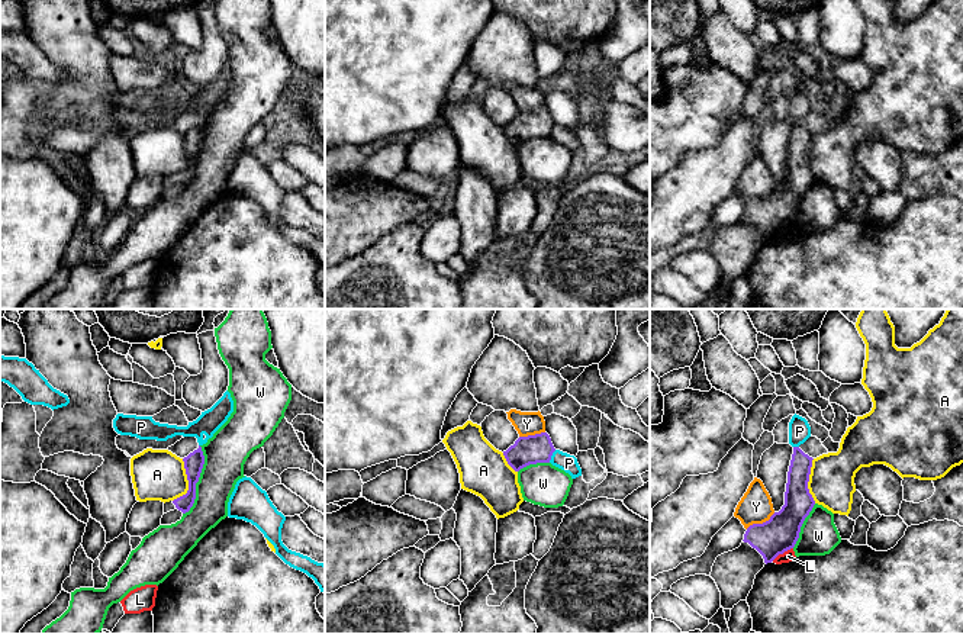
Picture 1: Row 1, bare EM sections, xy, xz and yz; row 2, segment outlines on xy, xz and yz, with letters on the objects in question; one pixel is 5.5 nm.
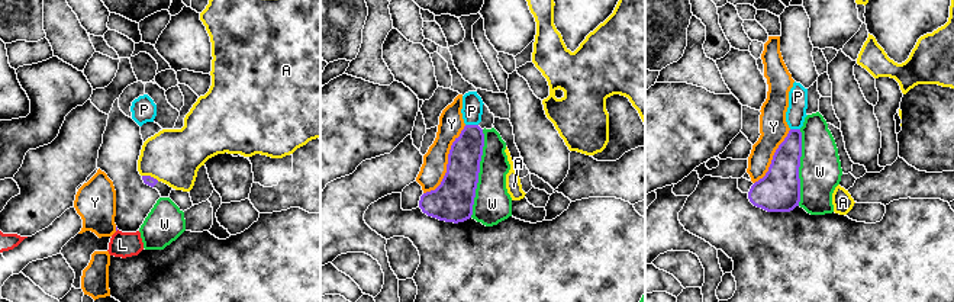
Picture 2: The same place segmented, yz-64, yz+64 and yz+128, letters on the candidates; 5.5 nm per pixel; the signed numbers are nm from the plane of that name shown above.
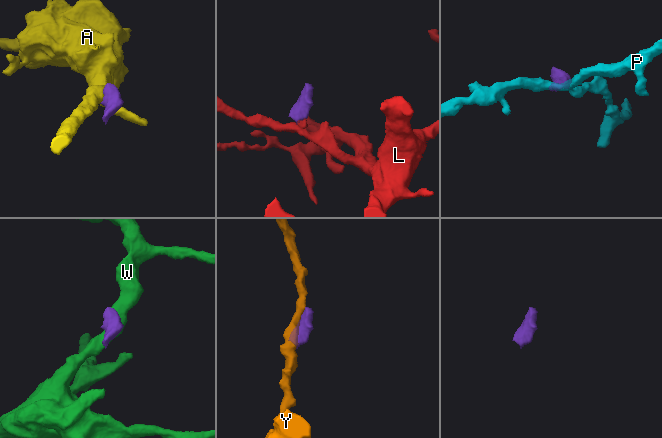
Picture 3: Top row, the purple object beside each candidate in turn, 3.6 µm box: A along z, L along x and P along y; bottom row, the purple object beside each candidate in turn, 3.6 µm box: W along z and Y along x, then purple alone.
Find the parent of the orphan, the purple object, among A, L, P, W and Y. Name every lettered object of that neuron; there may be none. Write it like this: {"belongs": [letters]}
{"belongs": []}

